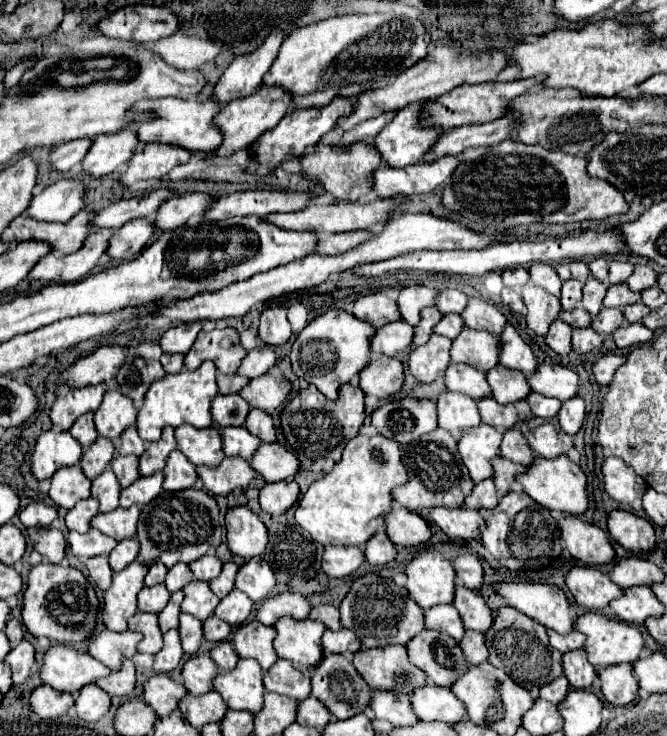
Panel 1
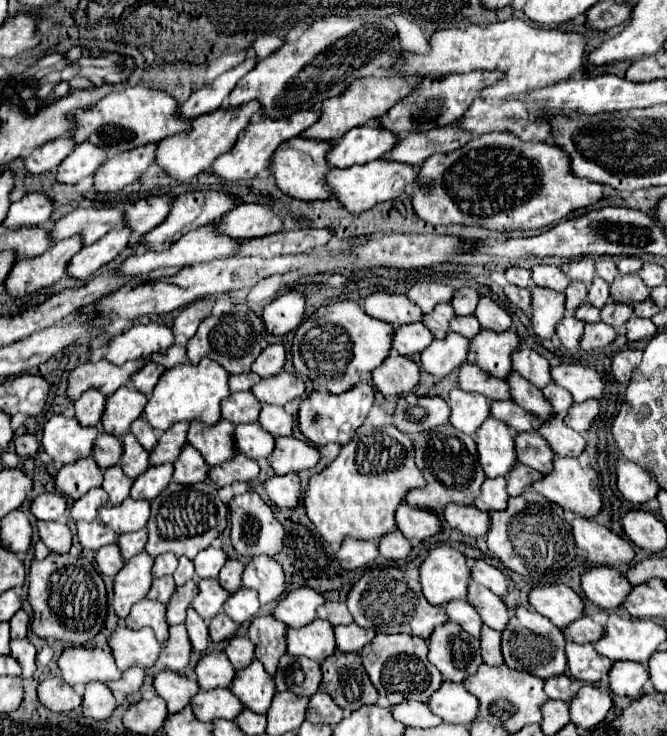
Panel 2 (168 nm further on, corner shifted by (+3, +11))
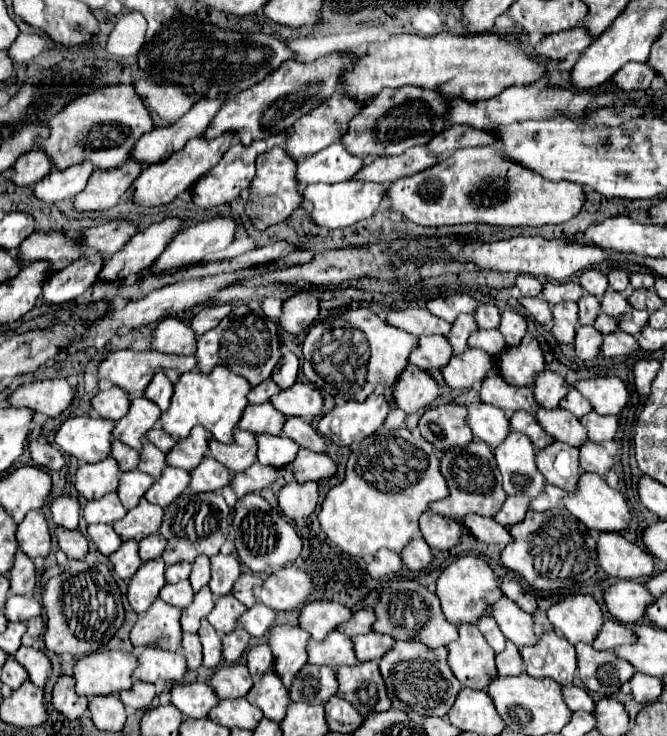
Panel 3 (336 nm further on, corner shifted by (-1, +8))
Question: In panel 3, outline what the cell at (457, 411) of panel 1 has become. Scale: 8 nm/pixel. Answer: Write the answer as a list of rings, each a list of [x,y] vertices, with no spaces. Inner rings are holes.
[[[473,403],[467,407],[469,425],[473,427],[473,435],[489,447],[499,447],[509,435],[509,417],[499,407],[489,407],[485,403]]]

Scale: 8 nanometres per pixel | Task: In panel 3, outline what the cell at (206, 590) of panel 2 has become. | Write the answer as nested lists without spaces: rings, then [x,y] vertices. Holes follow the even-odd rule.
[[[225,595],[225,599],[217,599],[213,613],[209,613],[209,623],[215,627],[215,631],[223,637],[231,633],[237,627],[239,617],[245,613],[245,605],[237,601],[233,595]]]

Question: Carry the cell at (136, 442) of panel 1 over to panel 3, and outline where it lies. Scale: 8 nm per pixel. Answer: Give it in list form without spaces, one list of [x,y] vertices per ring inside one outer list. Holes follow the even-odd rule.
[[[155,427],[153,431],[149,431],[149,435],[147,435],[147,441],[151,441],[155,447],[159,447],[161,451],[171,451],[173,449],[173,445],[177,443],[169,433],[165,433],[161,427]]]

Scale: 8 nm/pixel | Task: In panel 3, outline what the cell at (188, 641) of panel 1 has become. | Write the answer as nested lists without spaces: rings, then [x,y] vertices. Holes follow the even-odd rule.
[[[207,619],[201,621],[199,637],[201,637],[201,643],[203,643],[203,665],[205,667],[217,667],[223,659],[221,639],[219,639],[217,631],[211,627],[211,623]]]

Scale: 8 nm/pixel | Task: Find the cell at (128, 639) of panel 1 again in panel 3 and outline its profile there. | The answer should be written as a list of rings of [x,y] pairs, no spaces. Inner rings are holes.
[[[143,649],[139,655],[139,667],[135,679],[145,683],[183,683],[183,677],[187,673],[187,661],[179,653],[161,651],[161,649]]]

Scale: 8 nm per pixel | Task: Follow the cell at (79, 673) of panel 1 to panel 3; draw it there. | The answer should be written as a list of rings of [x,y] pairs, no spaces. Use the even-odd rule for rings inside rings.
[[[105,651],[85,655],[75,665],[77,693],[85,697],[117,695],[133,687],[133,671],[137,669],[137,655],[125,651]]]

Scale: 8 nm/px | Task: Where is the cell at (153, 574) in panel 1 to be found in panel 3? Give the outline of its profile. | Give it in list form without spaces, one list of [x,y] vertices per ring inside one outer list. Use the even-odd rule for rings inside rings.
[[[175,563],[175,565],[169,565],[167,571],[165,571],[167,583],[177,583],[177,581],[189,579],[189,575],[191,575],[191,565],[189,563]]]

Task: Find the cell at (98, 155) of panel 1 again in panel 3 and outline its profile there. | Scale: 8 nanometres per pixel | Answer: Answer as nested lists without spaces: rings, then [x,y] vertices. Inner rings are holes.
[[[89,163],[73,165],[65,171],[51,171],[49,175],[45,175],[41,181],[33,185],[33,195],[45,203],[71,199],[85,187],[91,173],[93,167],[89,167]]]

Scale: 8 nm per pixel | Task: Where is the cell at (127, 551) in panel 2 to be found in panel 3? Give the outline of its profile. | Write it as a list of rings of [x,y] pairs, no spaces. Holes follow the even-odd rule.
[[[159,533],[149,535],[145,539],[139,541],[139,551],[141,551],[141,559],[143,561],[151,561],[151,559],[161,559],[163,551],[167,549],[167,539]]]

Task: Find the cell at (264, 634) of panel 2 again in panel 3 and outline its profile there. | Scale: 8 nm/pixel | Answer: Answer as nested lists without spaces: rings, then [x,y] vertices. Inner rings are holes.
[[[275,625],[269,635],[269,647],[275,655],[275,671],[287,689],[307,663],[309,639],[311,635],[307,631],[291,625]]]

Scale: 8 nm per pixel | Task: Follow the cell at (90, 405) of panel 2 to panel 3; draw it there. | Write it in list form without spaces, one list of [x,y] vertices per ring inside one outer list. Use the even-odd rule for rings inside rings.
[[[111,387],[111,389],[105,389],[105,391],[99,391],[93,401],[91,401],[93,409],[105,417],[105,419],[121,419],[127,411],[129,411],[129,393],[125,393],[121,387]]]

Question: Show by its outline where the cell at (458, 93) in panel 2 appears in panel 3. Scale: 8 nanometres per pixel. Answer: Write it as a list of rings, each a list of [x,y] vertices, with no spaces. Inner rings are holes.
[[[423,87],[385,89],[363,101],[359,115],[349,121],[347,135],[341,137],[341,143],[357,157],[391,157],[401,155],[409,147],[429,143],[445,125],[445,101],[437,91],[425,91]]]

